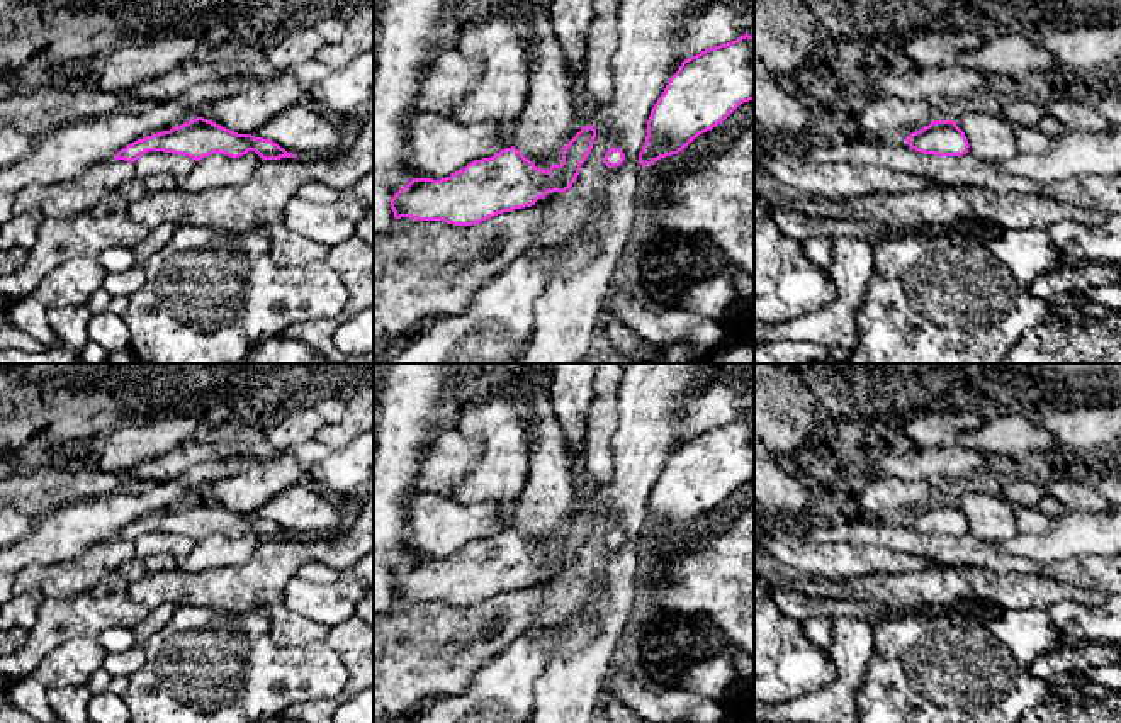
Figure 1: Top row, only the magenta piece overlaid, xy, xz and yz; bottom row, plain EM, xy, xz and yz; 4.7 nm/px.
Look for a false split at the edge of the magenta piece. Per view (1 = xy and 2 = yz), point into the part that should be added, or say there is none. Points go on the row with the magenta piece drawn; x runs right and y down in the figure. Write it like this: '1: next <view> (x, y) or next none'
1: next none
2: next none

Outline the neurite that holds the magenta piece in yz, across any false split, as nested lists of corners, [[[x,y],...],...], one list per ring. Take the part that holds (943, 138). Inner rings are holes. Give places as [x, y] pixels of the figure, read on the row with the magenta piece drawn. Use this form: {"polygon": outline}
{"polygon": [[[934,120],[907,136],[905,141],[912,149],[936,156],[963,156],[970,148],[965,132],[955,120]]]}

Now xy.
{"polygon": [[[204,117],[192,119],[178,127],[138,139],[122,148],[114,160],[134,163],[141,154],[163,151],[189,156],[195,161],[221,153],[239,158],[255,151],[262,160],[296,158],[277,143],[251,134],[238,134]]]}

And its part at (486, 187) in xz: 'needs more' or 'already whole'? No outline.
already whole

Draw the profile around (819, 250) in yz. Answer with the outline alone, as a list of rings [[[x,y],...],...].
[[[810,238],[802,243],[807,258],[820,266],[822,270],[829,270],[834,261],[834,246],[829,238]]]

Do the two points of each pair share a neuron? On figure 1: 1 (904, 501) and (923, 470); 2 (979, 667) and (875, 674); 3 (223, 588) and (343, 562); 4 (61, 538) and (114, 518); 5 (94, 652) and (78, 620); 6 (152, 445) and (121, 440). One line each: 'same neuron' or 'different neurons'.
1: different neurons
2: same neuron
3: same neuron
4: same neuron
5: different neurons
6: same neuron

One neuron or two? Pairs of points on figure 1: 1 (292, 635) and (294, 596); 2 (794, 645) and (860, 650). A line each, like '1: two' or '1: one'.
1: two
2: two

